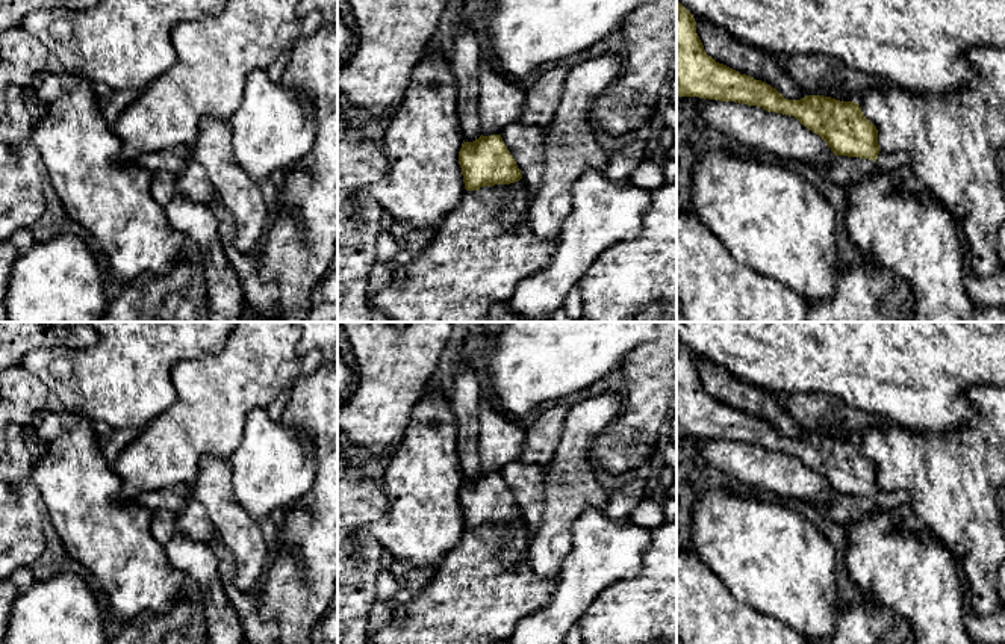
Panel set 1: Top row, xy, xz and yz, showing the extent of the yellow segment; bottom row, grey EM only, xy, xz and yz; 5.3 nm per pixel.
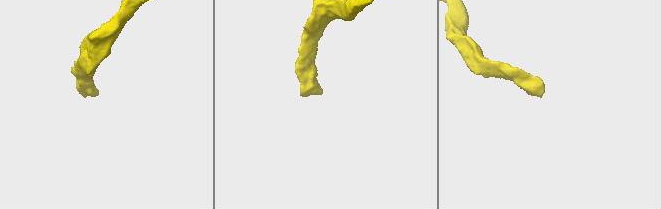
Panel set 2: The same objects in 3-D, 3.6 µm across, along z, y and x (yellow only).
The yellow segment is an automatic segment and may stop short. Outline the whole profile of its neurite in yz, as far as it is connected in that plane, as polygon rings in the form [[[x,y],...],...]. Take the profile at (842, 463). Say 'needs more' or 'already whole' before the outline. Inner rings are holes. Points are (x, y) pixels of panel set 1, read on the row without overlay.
needs more; [[[677,339],[677,434],[699,435],[719,440],[734,440],[748,444],[758,444],[767,450],[776,450],[795,455],[804,466],[819,473],[835,494],[869,497],[881,509],[902,509],[911,506],[911,493],[898,490],[885,491],[878,484],[876,466],[863,454],[858,441],[840,440],[823,434],[805,434],[801,438],[784,437],[775,426],[766,420],[755,419],[751,414],[716,401],[704,389],[696,372],[693,354]]]

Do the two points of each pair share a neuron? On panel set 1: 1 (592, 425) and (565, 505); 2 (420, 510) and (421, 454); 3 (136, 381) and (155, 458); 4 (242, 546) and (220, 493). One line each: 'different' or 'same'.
1: same
2: same
3: different
4: same

